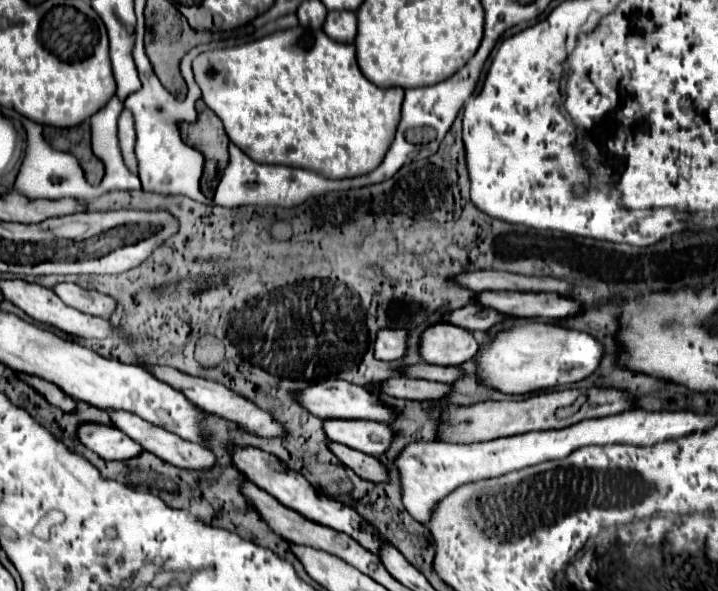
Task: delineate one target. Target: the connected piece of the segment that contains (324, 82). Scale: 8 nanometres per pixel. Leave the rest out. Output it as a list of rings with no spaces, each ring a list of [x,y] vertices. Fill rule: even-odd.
[[[296,26],[296,28],[288,28],[288,30],[280,30],[274,32],[270,36],[264,36],[256,42],[248,42],[248,44],[240,44],[240,46],[232,46],[232,48],[220,48],[220,50],[208,50],[202,52],[194,58],[192,62],[192,70],[194,70],[194,78],[202,90],[202,100],[206,102],[206,106],[210,110],[214,110],[214,114],[222,120],[224,130],[228,134],[228,138],[242,150],[248,152],[248,156],[252,156],[252,160],[262,162],[262,164],[288,164],[288,166],[296,166],[296,168],[312,168],[314,172],[320,172],[326,178],[352,178],[352,176],[360,176],[364,172],[370,172],[372,168],[376,168],[380,164],[380,160],[384,158],[392,136],[396,132],[396,126],[400,122],[400,106],[404,100],[404,90],[398,86],[392,88],[380,88],[374,86],[370,80],[366,80],[356,64],[356,52],[354,52],[354,44],[342,44],[336,40],[330,40],[322,30],[312,30],[312,28],[304,28],[304,26]]]

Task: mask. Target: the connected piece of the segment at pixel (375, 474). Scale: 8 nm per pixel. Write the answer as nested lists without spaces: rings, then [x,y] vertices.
[[[332,442],[330,448],[338,456],[338,460],[342,460],[342,464],[352,468],[360,478],[370,480],[374,484],[390,480],[386,466],[378,458],[368,456],[364,452],[358,452],[358,450],[352,450],[352,448],[344,446],[344,444],[336,444],[336,442]]]

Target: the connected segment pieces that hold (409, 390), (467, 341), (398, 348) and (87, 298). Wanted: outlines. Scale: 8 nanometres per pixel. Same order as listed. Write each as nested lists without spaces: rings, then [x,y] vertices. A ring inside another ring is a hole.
[[[392,378],[388,384],[382,384],[384,392],[394,396],[394,398],[408,398],[408,400],[444,400],[446,396],[452,394],[452,388],[448,384],[440,382],[428,382],[428,380],[418,380],[418,378]]]
[[[436,324],[422,334],[420,354],[424,362],[438,366],[458,366],[472,360],[480,350],[480,340],[474,332],[452,326]]]
[[[384,330],[380,332],[380,336],[376,338],[376,358],[384,360],[384,362],[394,362],[406,356],[406,348],[408,348],[408,334],[404,330]]]
[[[62,282],[58,286],[54,286],[54,292],[72,308],[92,314],[92,316],[102,316],[102,318],[110,318],[116,310],[116,300],[108,294],[100,294],[96,290],[84,290],[76,284],[68,284]]]

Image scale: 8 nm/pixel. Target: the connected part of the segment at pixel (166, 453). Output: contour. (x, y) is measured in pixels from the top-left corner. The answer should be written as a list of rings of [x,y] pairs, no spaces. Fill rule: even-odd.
[[[108,412],[108,414],[112,416],[112,422],[118,430],[124,430],[146,452],[156,454],[158,458],[170,462],[172,466],[186,470],[212,470],[216,466],[216,456],[200,444],[188,444],[186,440],[180,440],[180,436],[160,426],[148,424],[128,412],[116,414]]]

